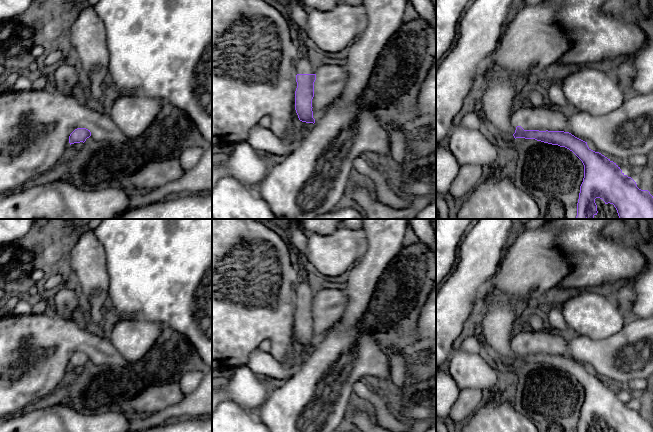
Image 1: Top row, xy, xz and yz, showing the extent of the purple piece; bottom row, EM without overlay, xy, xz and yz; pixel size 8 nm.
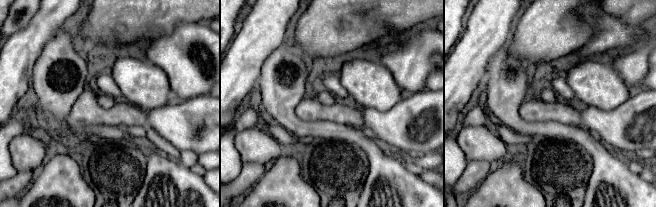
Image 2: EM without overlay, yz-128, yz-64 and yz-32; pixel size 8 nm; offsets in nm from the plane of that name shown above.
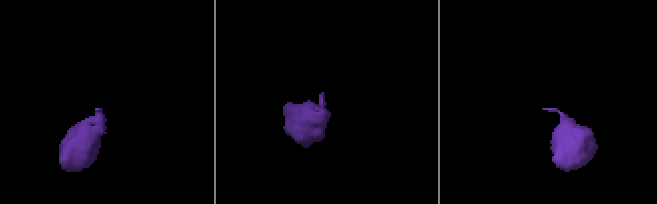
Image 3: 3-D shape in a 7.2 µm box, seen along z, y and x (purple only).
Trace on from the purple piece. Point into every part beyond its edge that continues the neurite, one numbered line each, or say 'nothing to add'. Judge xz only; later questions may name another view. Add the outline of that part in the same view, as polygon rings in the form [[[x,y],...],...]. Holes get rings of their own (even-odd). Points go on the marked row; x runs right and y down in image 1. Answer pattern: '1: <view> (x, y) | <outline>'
1: xz (303, 65) | [[[297,56],[295,62],[295,69],[297,74],[316,74],[312,67],[309,56]]]

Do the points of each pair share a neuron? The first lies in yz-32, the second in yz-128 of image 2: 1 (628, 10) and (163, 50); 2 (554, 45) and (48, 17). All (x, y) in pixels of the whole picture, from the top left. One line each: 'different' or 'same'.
1: different
2: different

